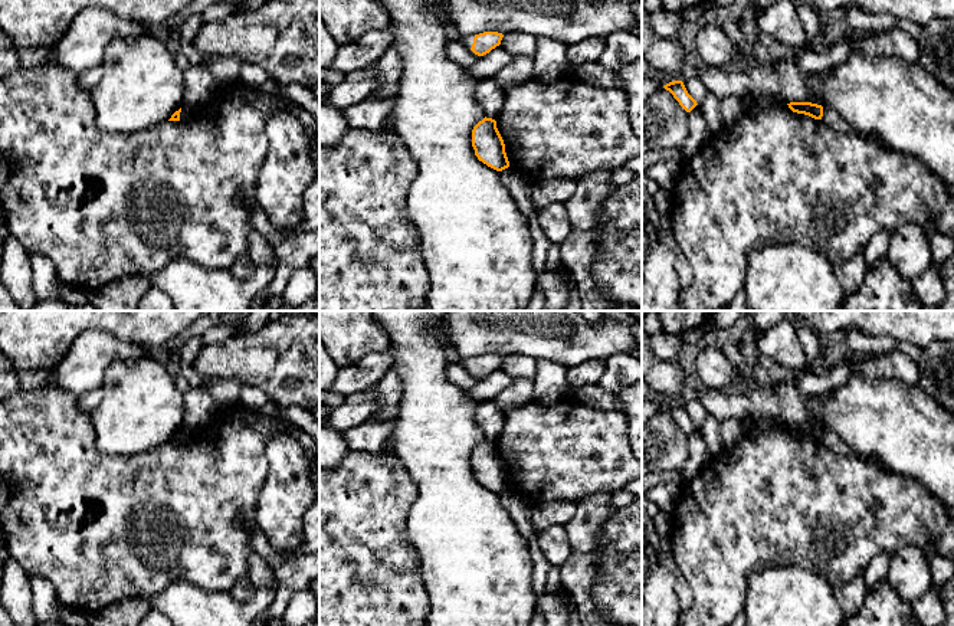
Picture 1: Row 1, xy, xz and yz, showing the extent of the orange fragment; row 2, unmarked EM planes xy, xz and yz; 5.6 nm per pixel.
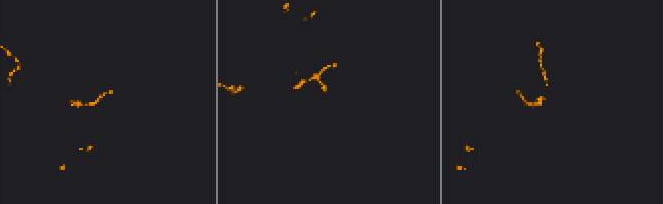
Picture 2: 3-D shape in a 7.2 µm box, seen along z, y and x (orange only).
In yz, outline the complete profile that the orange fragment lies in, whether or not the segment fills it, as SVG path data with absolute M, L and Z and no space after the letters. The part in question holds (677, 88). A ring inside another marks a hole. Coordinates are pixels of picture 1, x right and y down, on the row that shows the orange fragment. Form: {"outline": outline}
{"outline": "M682 81L669 82L663 88L673 95L686 112L691 112L698 105L696 101L688 94Z"}

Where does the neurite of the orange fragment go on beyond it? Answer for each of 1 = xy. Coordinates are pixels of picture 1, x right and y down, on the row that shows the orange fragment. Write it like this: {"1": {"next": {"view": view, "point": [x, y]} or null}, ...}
{"1": {"next": null}}

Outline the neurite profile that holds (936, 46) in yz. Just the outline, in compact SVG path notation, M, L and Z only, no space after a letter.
M932 17L918 42L918 62L945 88L954 91L954 17Z

